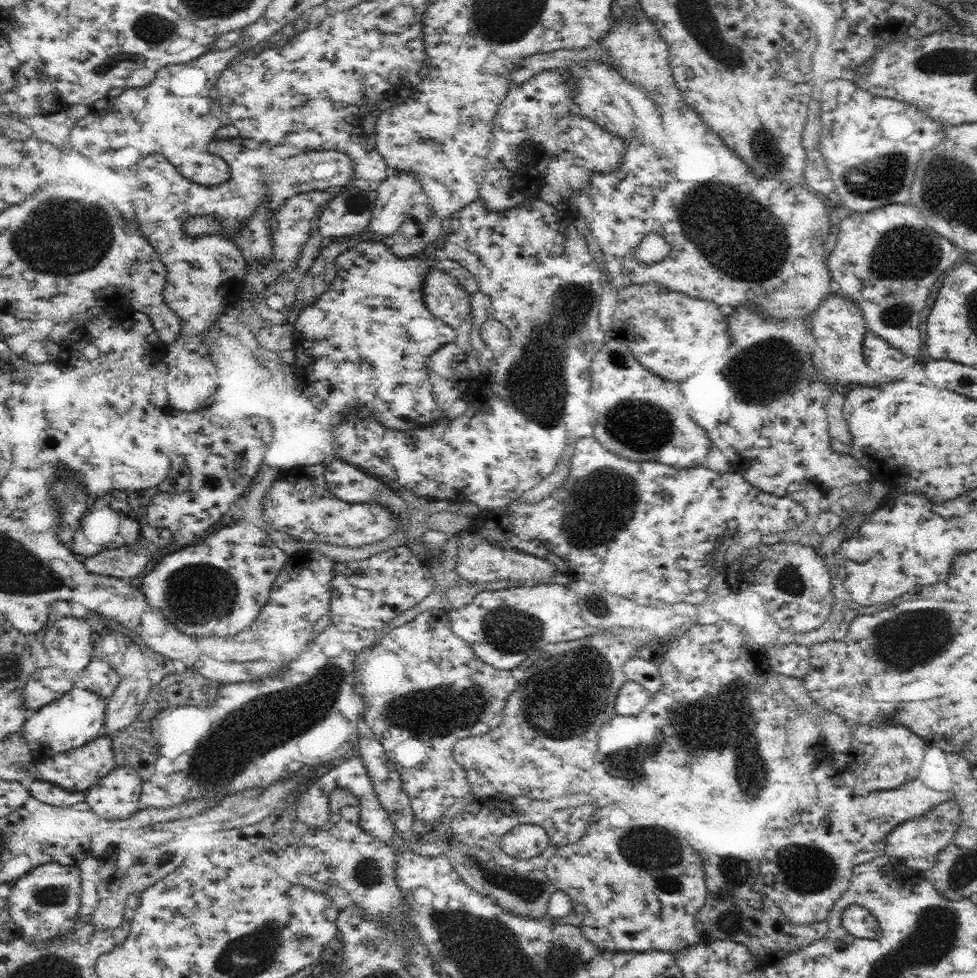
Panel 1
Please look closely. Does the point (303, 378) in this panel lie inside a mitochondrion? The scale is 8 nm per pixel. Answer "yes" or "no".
no

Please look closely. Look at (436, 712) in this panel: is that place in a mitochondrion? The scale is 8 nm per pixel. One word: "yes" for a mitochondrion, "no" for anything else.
yes

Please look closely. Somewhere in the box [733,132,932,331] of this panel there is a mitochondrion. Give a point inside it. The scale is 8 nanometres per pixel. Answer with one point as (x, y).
(883, 179)

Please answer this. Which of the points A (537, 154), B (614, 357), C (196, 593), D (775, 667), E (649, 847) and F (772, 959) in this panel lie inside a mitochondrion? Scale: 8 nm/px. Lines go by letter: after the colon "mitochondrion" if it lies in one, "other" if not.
A: other
B: mitochondrion
C: mitochondrion
D: other
E: mitochondrion
F: other

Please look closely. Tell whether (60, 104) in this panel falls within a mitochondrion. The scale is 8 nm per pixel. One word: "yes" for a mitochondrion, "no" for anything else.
no

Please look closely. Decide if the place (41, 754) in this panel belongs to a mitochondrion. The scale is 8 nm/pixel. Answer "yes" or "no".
no

